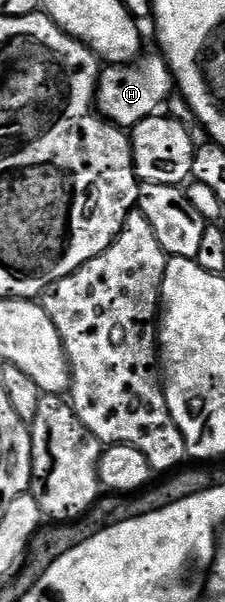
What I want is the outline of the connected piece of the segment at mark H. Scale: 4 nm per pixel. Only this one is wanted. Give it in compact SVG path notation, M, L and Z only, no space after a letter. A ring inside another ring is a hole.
M144 53L125 66L104 65L95 83L95 104L98 113L120 128L136 126L141 120L160 113L163 101L176 89L175 78L162 53Z

